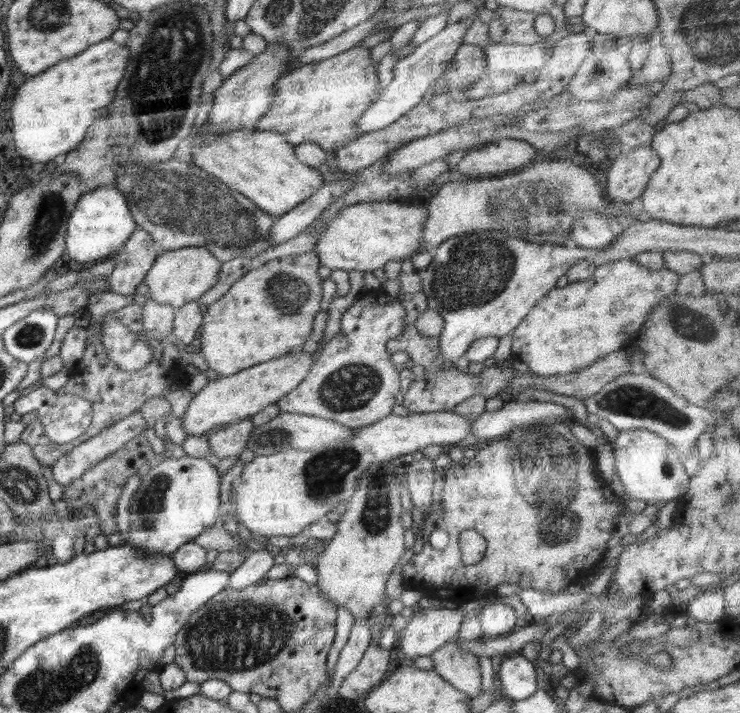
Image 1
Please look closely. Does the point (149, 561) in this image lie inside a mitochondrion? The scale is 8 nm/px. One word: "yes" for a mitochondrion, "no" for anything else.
no

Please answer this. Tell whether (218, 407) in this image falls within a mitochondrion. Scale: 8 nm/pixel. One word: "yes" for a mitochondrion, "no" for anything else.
no

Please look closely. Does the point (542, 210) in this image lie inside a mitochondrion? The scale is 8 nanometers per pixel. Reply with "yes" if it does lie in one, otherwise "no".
yes

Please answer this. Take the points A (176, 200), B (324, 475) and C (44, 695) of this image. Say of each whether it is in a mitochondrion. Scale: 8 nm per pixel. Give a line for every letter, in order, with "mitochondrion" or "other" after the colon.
A: mitochondrion
B: mitochondrion
C: mitochondrion

